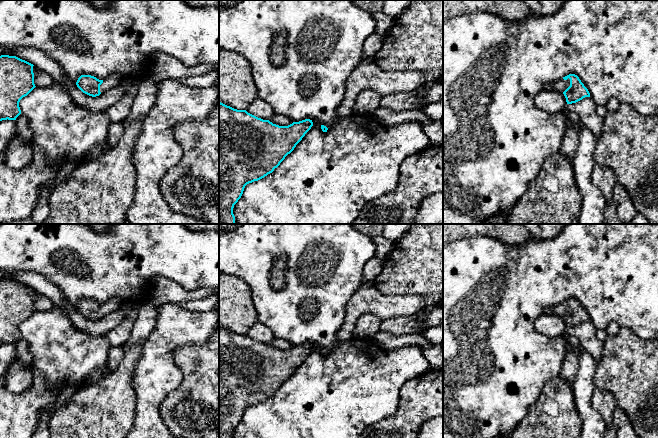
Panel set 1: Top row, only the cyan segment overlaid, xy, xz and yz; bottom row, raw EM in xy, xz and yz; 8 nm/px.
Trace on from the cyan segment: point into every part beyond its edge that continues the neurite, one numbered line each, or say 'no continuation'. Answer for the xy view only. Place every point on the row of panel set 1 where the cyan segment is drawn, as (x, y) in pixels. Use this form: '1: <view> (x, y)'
1: xy (113, 80)

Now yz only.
1: yz (561, 85)

